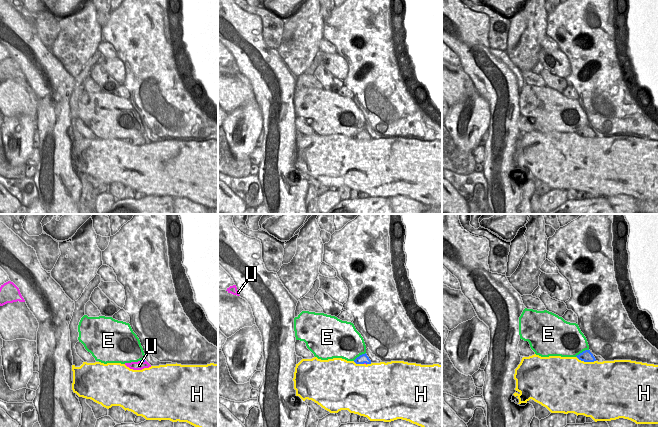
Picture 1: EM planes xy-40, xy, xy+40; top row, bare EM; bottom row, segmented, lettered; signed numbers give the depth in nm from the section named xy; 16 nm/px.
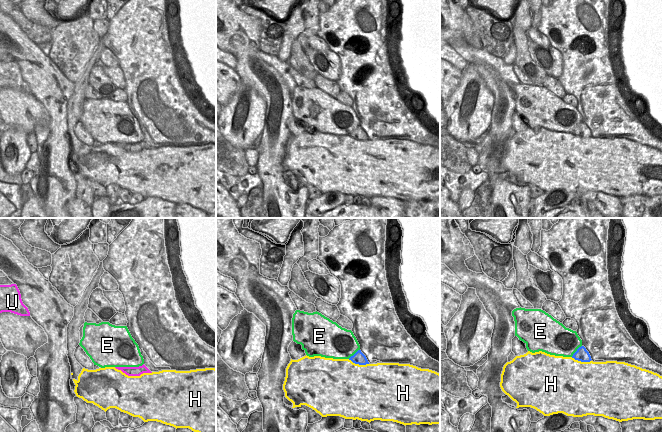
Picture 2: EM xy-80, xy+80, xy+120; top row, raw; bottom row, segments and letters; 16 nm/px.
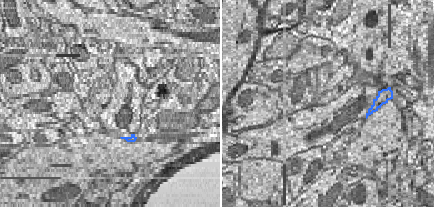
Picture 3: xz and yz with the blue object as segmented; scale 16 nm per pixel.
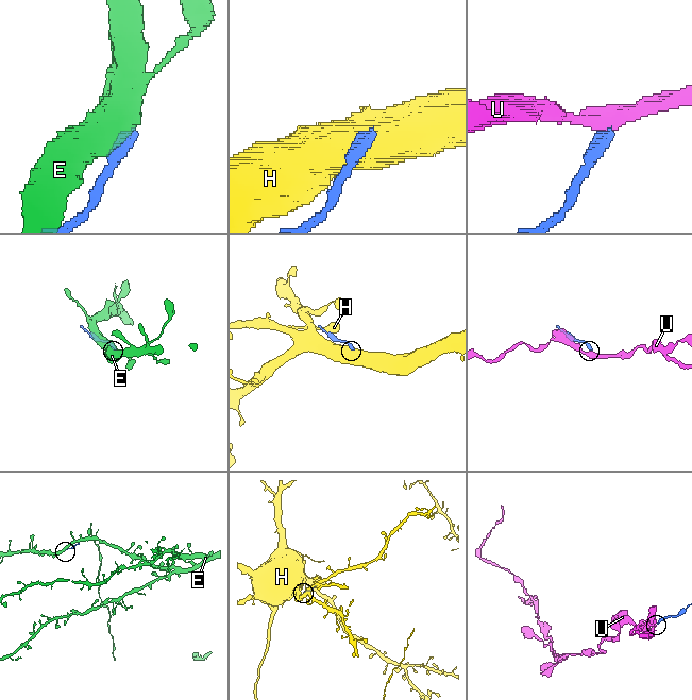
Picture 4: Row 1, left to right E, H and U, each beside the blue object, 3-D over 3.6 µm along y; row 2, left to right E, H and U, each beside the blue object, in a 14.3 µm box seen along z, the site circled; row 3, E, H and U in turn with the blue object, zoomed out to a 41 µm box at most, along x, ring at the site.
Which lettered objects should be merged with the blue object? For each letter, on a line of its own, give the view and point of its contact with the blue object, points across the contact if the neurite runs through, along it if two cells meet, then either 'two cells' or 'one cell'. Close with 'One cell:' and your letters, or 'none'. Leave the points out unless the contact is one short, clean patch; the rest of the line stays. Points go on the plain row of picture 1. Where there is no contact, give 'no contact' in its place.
E: xy+40 (582, 128) | two cells
H: xy+40 (586, 137) | two cells
U: xy-40 (143, 137) | along xy-40 (140, 136), (145, 137) | two cells
One cell: none

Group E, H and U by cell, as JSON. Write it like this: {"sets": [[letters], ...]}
{"sets": [["E"], ["H"], ["U"]]}

